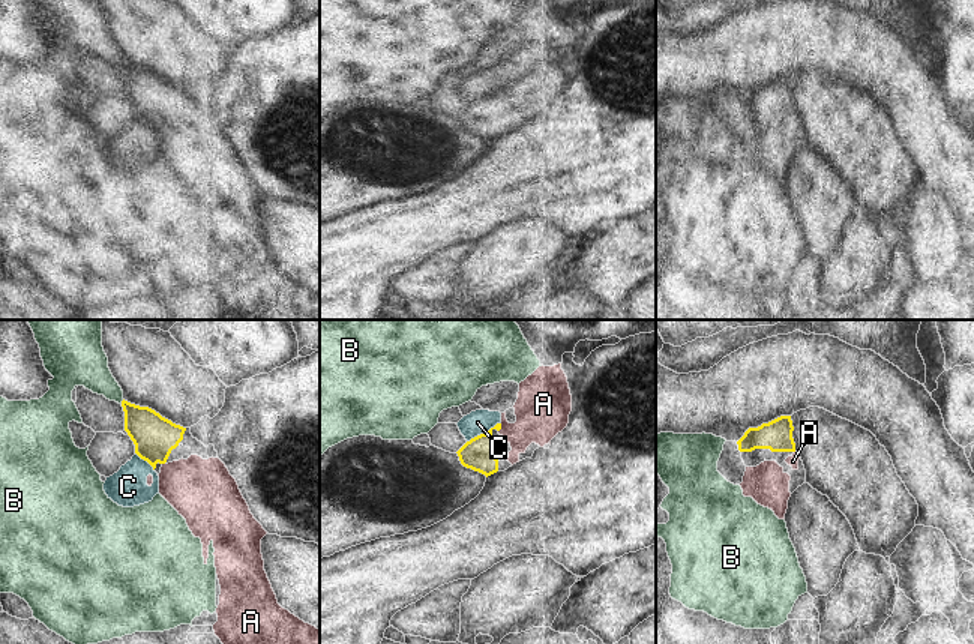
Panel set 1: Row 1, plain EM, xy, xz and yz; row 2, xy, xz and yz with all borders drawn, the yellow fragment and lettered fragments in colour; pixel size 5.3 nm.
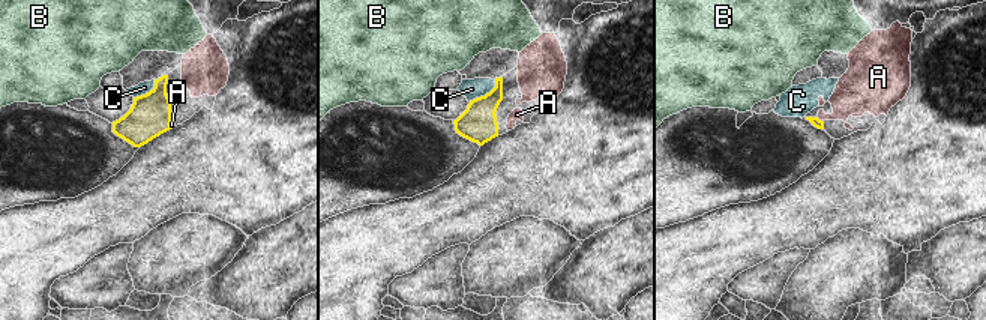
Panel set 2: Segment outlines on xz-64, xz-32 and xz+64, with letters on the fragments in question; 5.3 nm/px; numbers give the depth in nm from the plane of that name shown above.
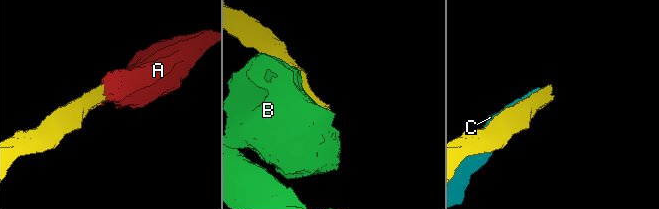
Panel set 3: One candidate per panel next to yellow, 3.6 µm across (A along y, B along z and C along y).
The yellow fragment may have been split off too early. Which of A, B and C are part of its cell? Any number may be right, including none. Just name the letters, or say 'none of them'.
A

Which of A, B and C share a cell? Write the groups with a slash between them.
A / B / C

